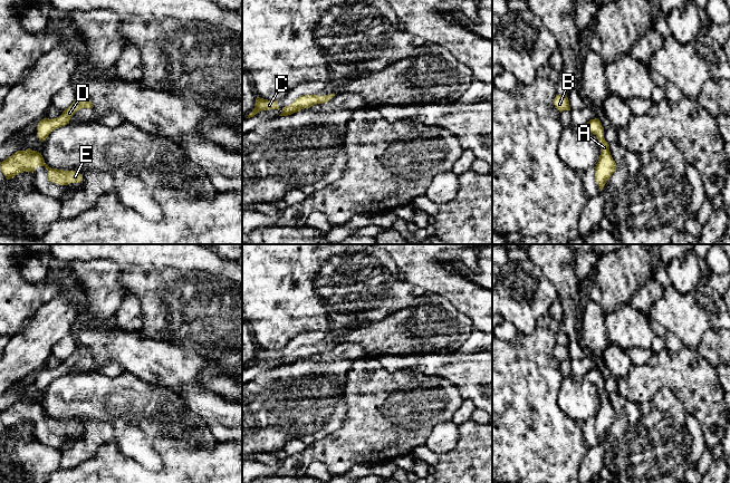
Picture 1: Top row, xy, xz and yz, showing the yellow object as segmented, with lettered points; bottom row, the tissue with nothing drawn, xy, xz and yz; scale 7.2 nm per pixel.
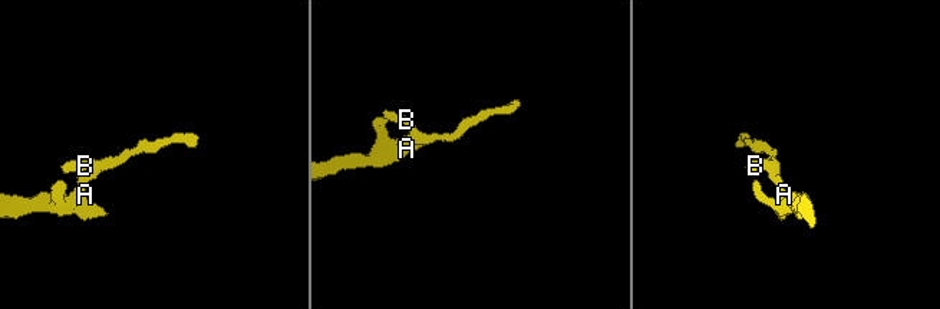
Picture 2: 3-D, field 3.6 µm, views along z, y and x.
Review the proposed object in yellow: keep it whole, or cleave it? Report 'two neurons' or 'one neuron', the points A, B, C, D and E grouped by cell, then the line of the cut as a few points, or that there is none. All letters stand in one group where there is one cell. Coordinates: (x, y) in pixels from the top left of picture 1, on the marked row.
one neuron; groups A B C D E; cut none

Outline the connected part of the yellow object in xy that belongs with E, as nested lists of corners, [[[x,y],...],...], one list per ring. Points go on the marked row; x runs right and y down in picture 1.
[[[30,148],[18,151],[0,162],[0,170],[7,180],[15,177],[19,173],[33,173],[37,166],[45,166],[48,171],[48,181],[59,185],[80,183],[83,181],[83,176],[78,171],[51,168],[45,163],[41,153]]]

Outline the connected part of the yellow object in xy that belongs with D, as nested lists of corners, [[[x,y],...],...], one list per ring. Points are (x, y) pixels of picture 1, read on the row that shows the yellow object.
[[[77,96],[75,102],[66,108],[59,117],[52,119],[44,118],[39,120],[37,127],[39,141],[44,142],[52,131],[69,124],[73,115],[81,108],[93,108],[93,104],[88,98]]]

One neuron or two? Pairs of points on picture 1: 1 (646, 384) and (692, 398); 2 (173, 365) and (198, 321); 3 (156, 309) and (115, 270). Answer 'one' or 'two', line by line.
1: one
2: two
3: two

